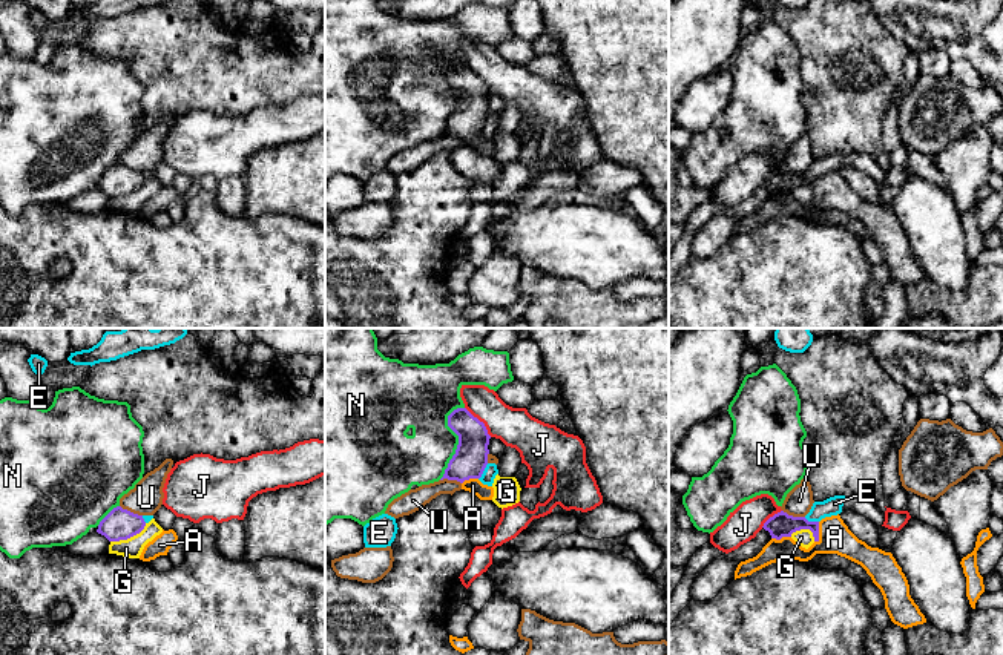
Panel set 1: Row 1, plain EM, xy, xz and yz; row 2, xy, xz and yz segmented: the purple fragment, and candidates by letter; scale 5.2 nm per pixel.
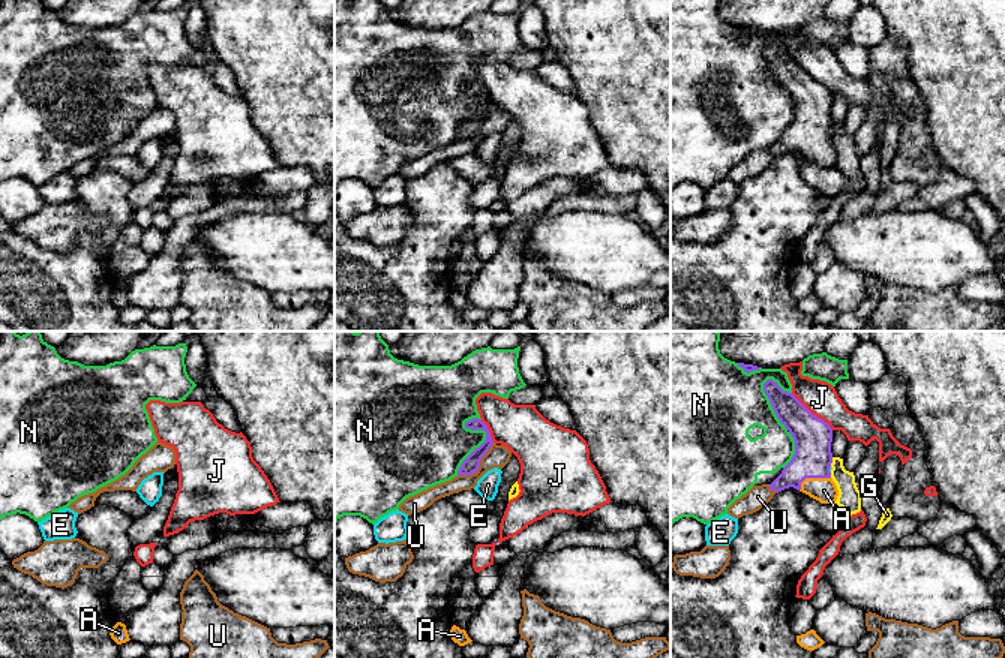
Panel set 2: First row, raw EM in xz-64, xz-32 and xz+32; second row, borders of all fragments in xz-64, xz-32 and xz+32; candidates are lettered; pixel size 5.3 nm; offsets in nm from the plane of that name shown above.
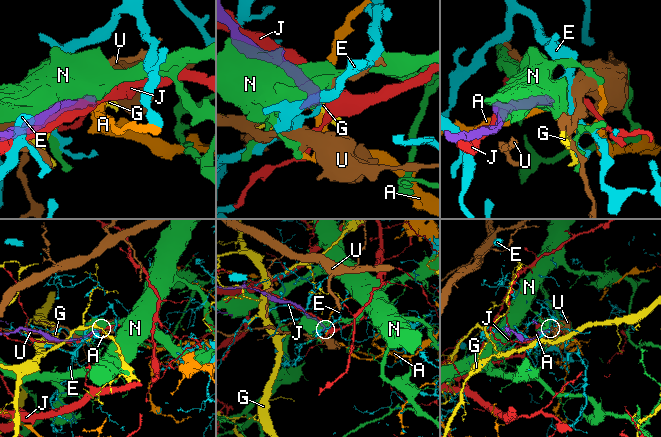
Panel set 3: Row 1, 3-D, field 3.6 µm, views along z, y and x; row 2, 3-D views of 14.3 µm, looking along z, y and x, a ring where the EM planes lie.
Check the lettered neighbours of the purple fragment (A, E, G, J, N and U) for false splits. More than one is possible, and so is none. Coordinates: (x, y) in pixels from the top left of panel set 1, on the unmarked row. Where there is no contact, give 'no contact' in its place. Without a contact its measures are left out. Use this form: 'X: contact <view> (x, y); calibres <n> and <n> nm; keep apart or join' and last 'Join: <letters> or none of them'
A: contact yz (818, 189); calibres 130 and 170 nm; join
E: contact xz (483, 126); calibres 180 and 70 nm; keep apart
G: contact xy (129, 194); calibres 160 and 110 nm; keep apart
J: contact xz (479, 77); calibres 180 and 200 nm; keep apart
N: contact xz (459, 97); calibres 180 and 280 nm; keep apart
U: contact xy (129, 167); calibres 160 and 170 nm; keep apart
Join: A

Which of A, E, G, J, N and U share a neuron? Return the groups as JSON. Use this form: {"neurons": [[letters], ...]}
{"neurons": [["A"], ["E"], ["G"], ["J"], ["N"], ["U"]]}

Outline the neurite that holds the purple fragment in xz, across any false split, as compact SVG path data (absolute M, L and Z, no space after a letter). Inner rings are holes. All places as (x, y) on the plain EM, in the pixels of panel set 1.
M457 64L448 72L448 83L459 92L459 101L440 137L457 137L462 146L472 149L480 156L492 156L494 144L478 137L489 110L491 92L485 80L466 64Z

